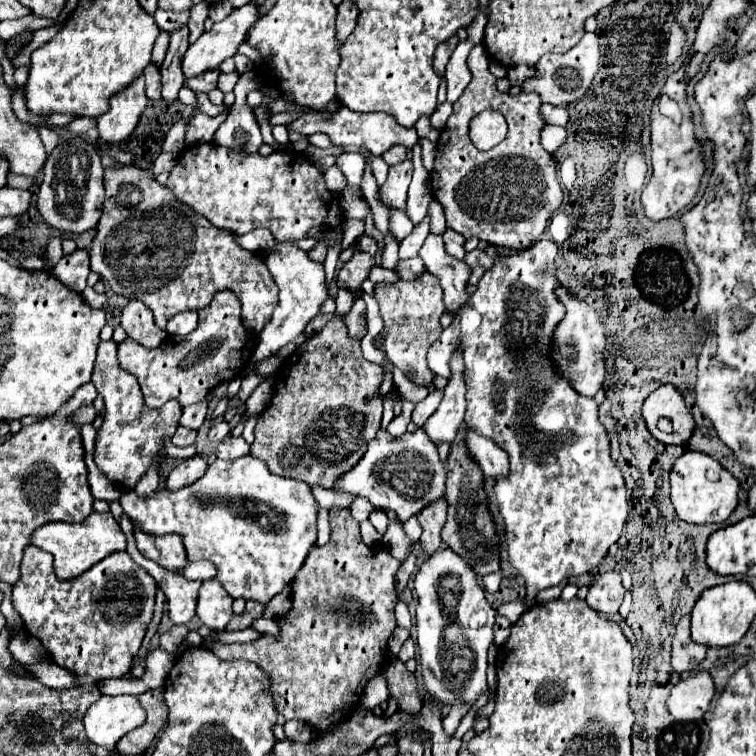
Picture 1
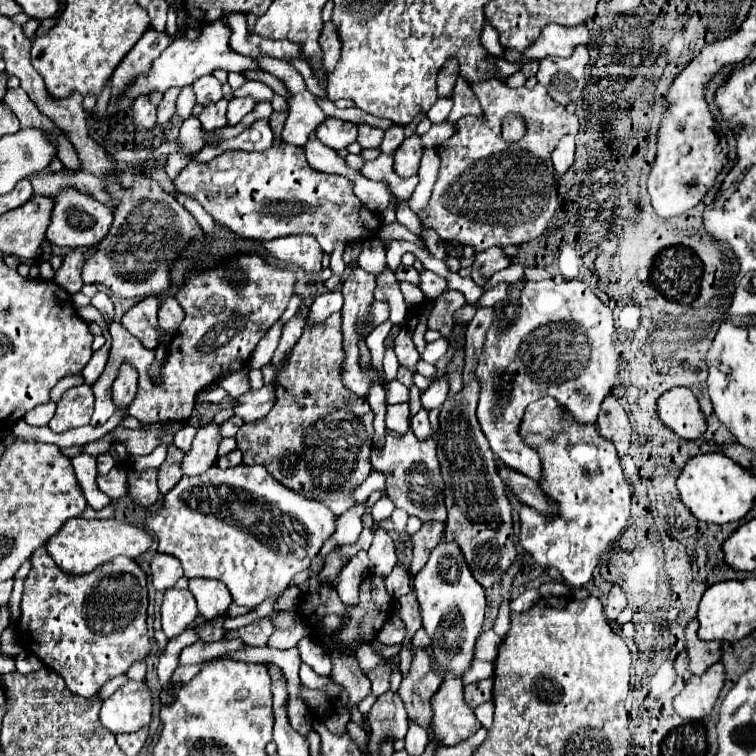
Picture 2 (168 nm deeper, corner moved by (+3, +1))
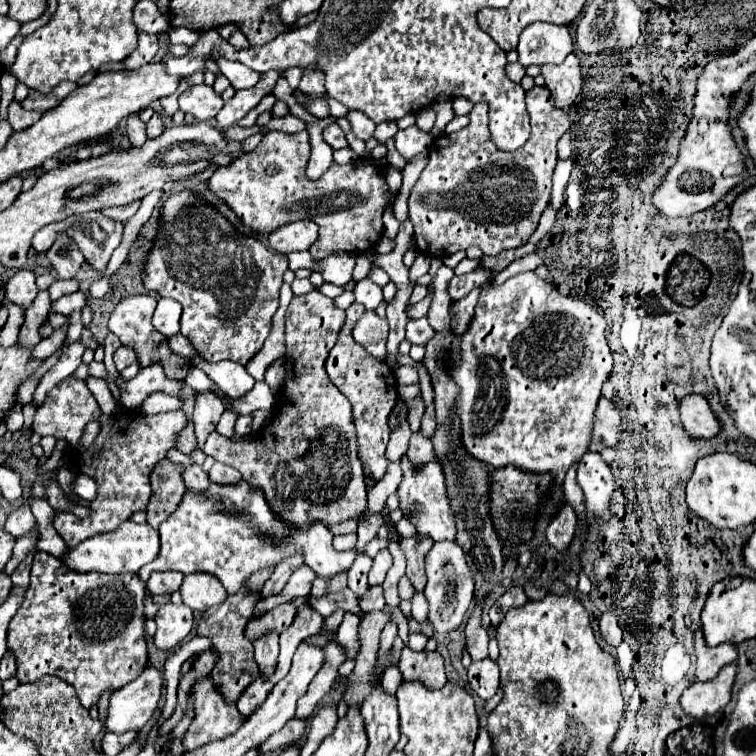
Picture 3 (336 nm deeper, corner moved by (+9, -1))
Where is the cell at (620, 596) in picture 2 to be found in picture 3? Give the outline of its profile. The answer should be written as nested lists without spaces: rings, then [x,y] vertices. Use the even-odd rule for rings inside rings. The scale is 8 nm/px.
[[[603,613],[601,619],[599,619],[599,633],[601,633],[601,639],[607,643],[607,645],[613,645],[613,647],[619,647],[621,639],[623,639],[623,633],[621,633],[621,627],[617,623],[617,617],[615,613]]]

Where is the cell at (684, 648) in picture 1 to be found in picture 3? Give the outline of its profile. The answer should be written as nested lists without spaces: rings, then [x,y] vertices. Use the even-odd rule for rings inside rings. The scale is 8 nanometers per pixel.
[[[701,629],[695,633],[695,651],[697,651],[697,671],[695,673],[697,673],[699,681],[709,681],[709,679],[717,677],[717,673],[725,665],[737,661],[737,657],[739,657],[737,647],[733,643],[723,643],[717,647],[705,645]]]

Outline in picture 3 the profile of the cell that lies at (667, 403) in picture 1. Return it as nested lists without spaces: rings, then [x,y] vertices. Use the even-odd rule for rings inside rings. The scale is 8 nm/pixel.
[[[687,395],[681,405],[681,421],[683,427],[691,437],[703,437],[711,439],[721,431],[719,419],[713,415],[707,399],[703,395]]]

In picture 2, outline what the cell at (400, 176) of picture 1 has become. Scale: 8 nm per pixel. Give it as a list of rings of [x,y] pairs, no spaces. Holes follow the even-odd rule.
[[[419,135],[407,137],[401,143],[401,147],[395,151],[395,155],[393,155],[393,159],[395,159],[393,169],[395,169],[395,173],[401,179],[417,175],[419,163],[421,163],[421,153],[423,153],[423,147],[421,147],[421,141],[419,141]]]

